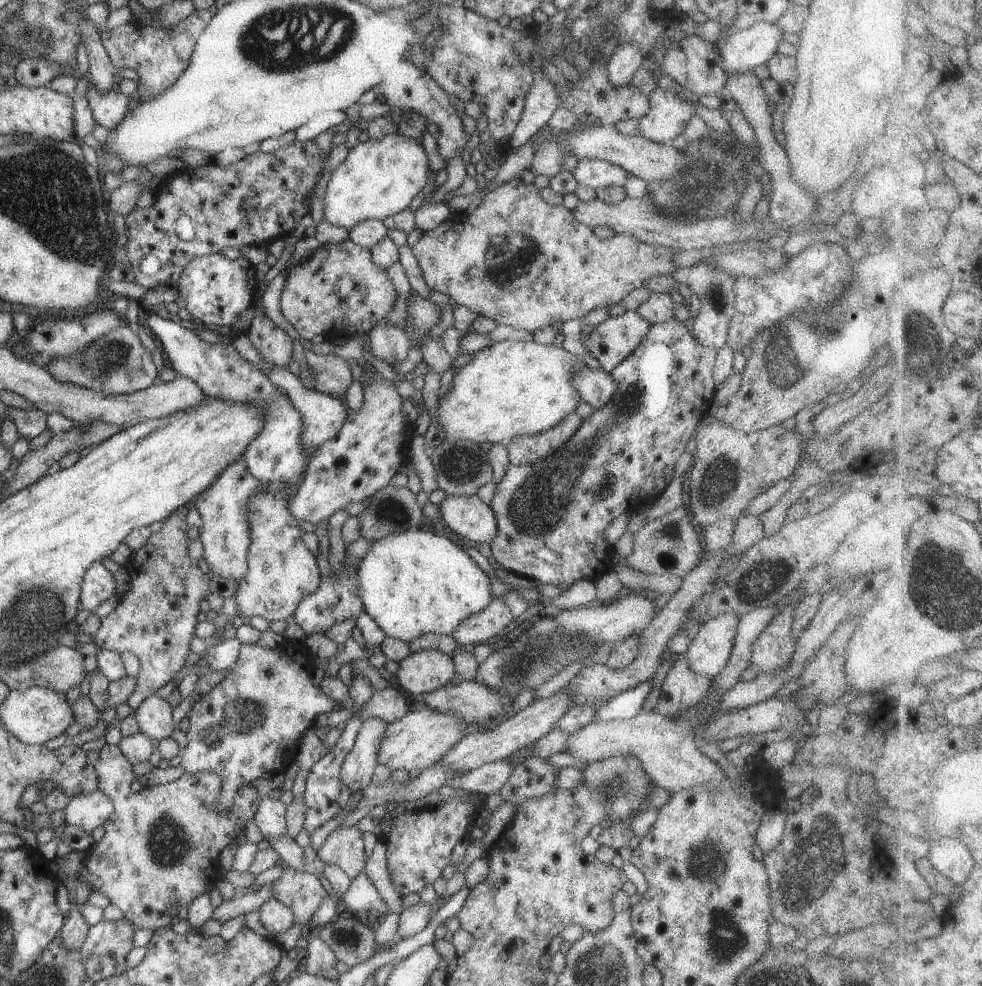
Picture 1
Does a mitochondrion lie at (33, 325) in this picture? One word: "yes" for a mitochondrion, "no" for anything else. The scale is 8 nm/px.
no

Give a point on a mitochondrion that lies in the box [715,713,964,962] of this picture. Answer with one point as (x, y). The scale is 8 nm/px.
(804, 871)

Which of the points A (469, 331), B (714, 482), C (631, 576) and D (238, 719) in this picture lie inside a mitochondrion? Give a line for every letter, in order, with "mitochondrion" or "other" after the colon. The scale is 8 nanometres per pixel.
A: other
B: mitochondrion
C: other
D: mitochondrion

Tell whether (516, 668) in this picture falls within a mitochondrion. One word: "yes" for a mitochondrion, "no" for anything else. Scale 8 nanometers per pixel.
yes

